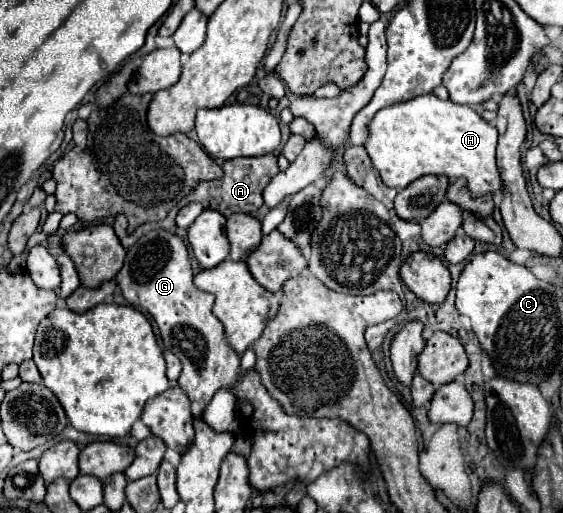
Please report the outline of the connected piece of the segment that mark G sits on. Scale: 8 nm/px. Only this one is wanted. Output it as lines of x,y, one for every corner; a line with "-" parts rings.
156,229
146,233
132,247
132,251
128,251
122,271
116,275
116,283
132,307
144,309
154,317
164,347
182,361
178,387
182,387
188,395
192,403
192,415
198,419
216,391
236,383
240,373
240,357
228,345
224,327
212,313
214,297
210,293
198,291
192,283
192,277
194,271
182,239
170,231

